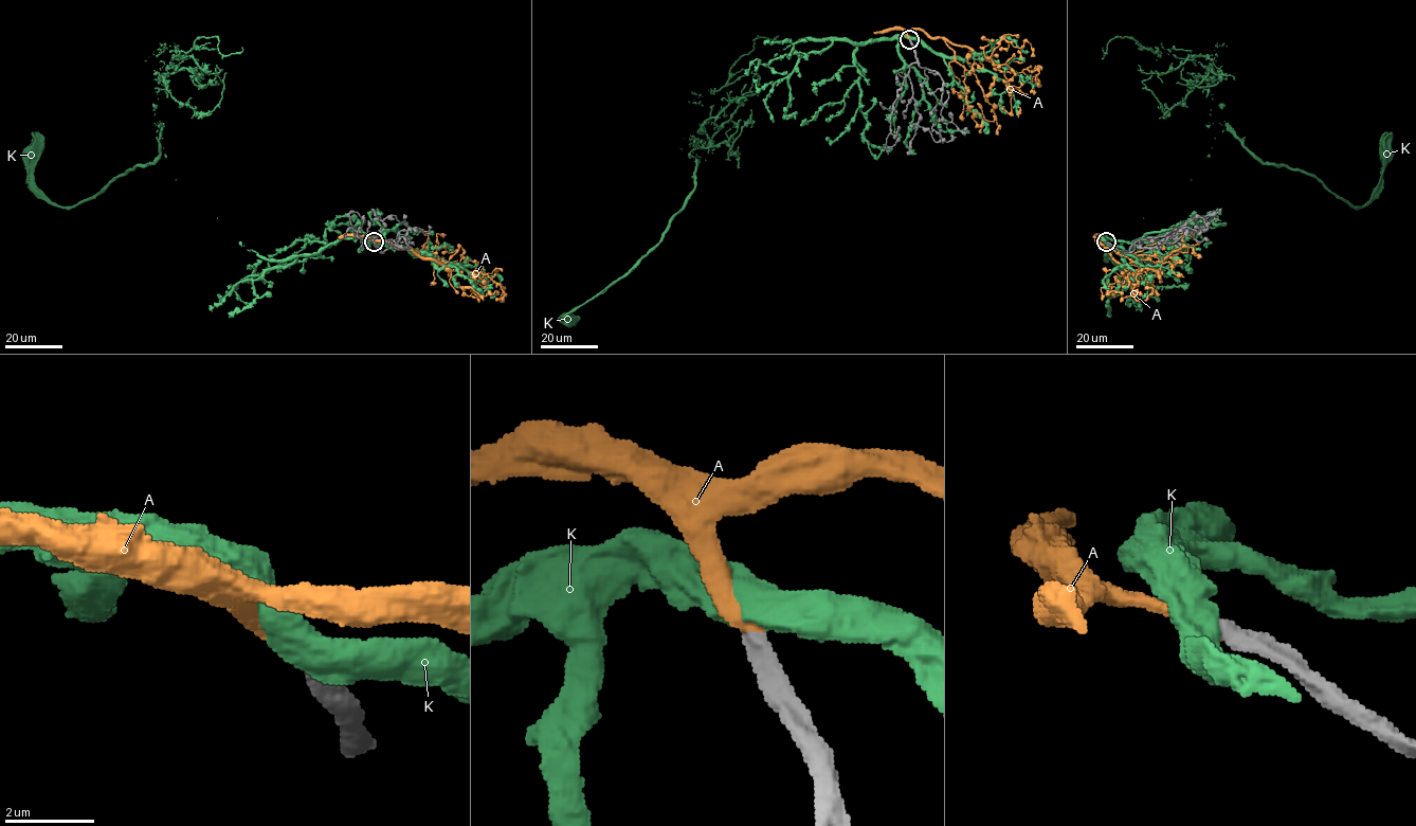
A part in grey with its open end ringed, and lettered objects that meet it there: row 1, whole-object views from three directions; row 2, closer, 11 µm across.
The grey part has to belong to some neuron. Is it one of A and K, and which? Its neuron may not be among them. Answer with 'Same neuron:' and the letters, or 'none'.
Same neuron: A

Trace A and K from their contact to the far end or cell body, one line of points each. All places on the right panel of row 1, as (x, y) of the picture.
A: (1106, 243), (1096, 240), (1126, 270), (1138, 271), (1132, 291), (1140, 301), (1153, 291), (1150, 287), (1144, 288)
K: (1106, 241), (1106, 259), (1227, 130), (1264, 162), (1306, 172), (1355, 207), (1378, 184), (1384, 151)

